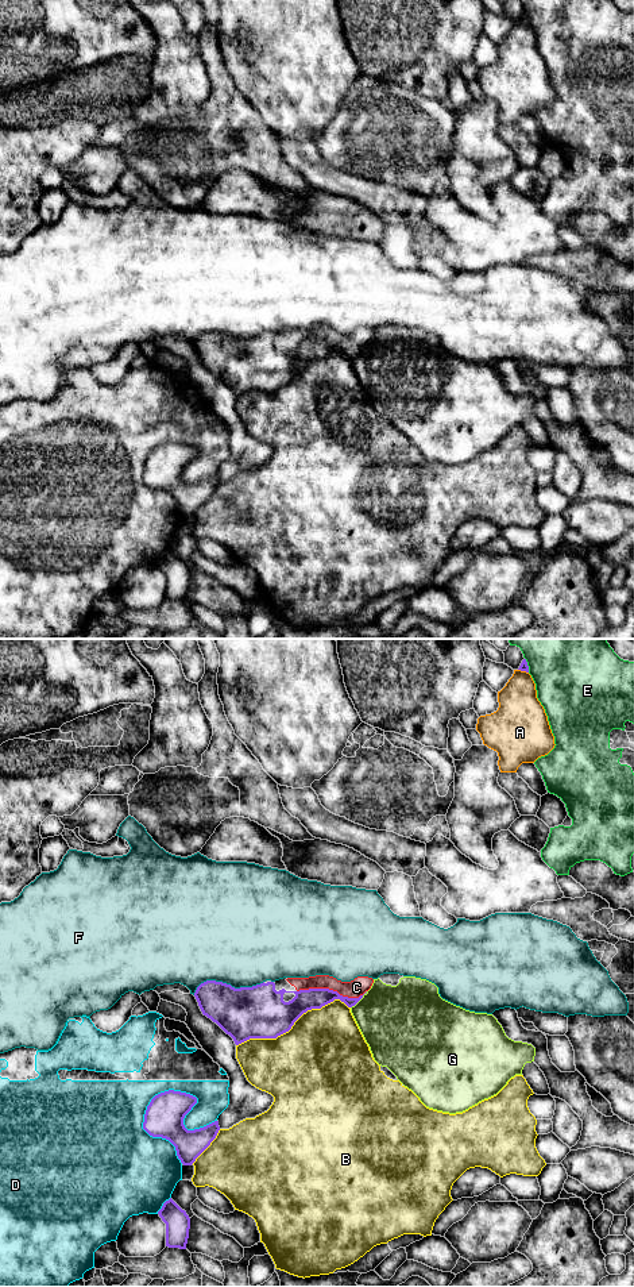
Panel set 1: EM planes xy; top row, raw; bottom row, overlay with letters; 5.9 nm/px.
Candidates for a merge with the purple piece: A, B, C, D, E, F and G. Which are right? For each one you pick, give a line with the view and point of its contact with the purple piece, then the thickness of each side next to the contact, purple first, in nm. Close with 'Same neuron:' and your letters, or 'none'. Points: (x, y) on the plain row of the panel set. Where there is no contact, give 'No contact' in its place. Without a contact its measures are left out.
C: Touches purple at xy (331, 342). Thickness 130 nm (purple) against 110 nm
Same neuron: C

